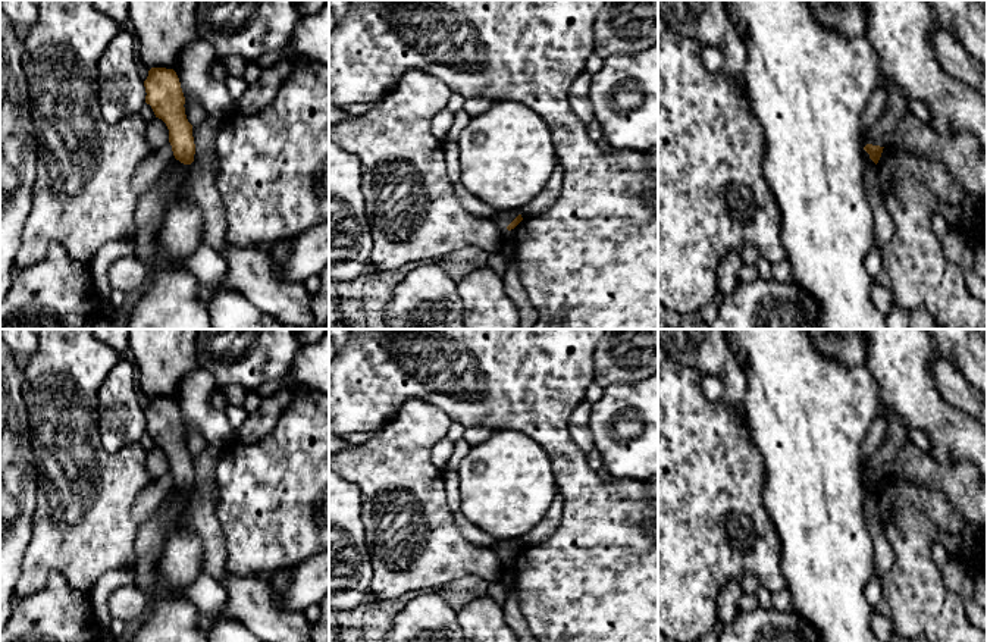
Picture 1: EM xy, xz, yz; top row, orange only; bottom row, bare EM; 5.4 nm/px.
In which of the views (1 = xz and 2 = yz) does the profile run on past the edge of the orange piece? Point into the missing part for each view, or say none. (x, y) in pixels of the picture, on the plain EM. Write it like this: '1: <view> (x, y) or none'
1: none
2: none

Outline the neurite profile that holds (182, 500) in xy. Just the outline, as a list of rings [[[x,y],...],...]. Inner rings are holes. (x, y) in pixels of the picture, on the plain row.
[[[181,492],[176,498],[172,498],[169,494],[163,498],[160,507],[189,507],[189,494]]]

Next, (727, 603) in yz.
[[[728,582],[721,589],[717,598],[717,621],[721,626],[727,626],[736,617],[739,611],[739,602],[742,598],[742,586],[740,582]]]

